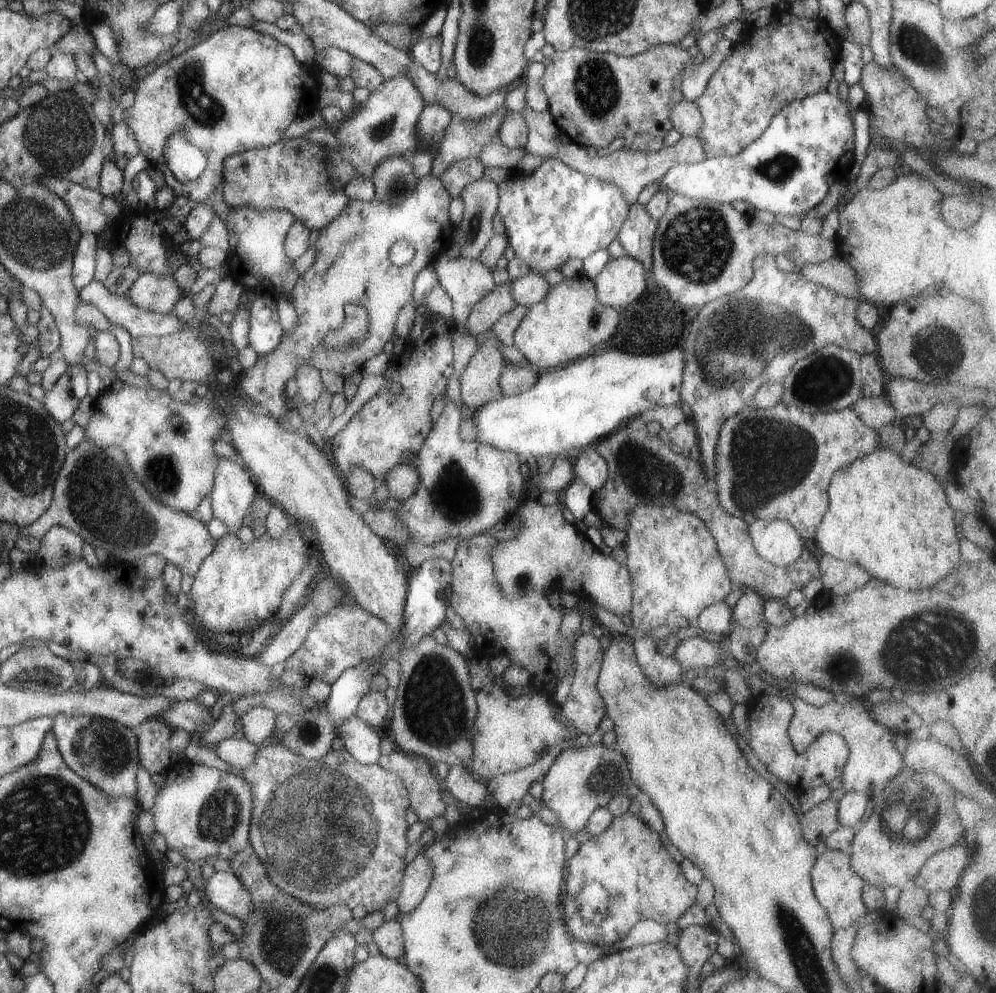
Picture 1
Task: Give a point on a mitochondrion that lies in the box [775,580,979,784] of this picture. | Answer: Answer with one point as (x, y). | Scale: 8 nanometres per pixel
(927, 642)

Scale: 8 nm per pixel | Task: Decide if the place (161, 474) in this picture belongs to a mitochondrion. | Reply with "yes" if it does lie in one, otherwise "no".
yes

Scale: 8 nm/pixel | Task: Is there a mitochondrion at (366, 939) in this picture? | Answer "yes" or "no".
no

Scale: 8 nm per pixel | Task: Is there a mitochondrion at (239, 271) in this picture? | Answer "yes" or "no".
no

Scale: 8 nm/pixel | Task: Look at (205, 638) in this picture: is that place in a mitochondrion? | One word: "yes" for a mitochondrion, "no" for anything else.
no

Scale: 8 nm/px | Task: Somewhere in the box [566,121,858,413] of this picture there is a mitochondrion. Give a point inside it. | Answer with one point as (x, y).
(755, 335)

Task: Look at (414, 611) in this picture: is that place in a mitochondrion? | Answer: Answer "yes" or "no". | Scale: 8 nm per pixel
no

